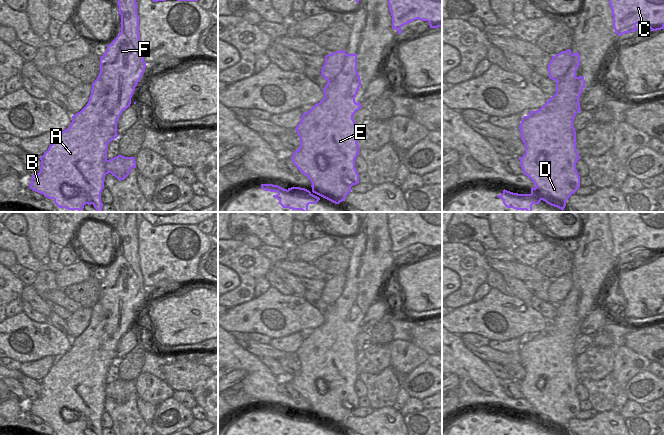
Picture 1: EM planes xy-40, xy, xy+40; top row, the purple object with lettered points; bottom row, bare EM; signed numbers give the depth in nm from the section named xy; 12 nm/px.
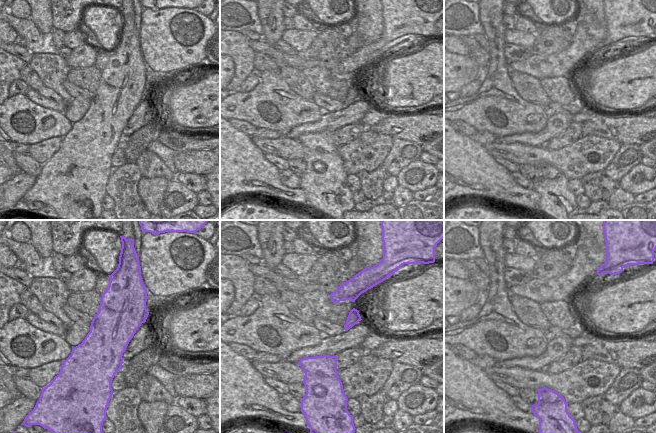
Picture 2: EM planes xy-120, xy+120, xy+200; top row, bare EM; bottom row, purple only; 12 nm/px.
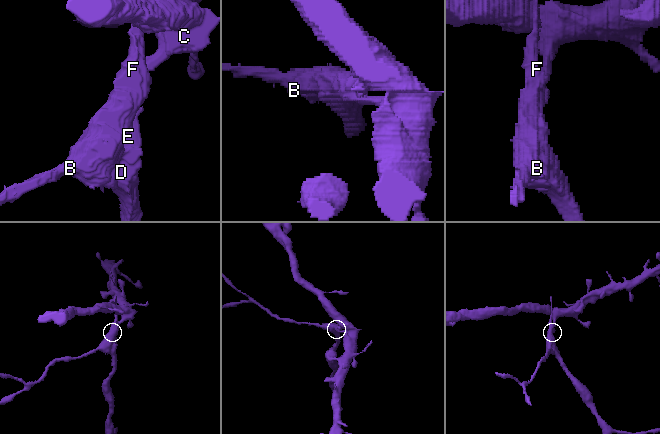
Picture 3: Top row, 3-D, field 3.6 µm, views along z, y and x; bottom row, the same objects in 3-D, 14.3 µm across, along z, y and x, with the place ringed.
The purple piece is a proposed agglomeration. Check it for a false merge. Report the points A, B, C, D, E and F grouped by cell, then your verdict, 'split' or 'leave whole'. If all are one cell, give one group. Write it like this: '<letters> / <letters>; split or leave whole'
A B D E F / C; split

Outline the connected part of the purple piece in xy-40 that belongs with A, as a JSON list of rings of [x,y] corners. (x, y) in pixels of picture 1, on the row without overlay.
[[[136,212],[119,214],[117,228],[118,238],[121,239],[121,256],[100,282],[100,297],[92,307],[89,325],[80,336],[72,340],[69,351],[56,358],[48,374],[40,381],[40,396],[31,402],[29,412],[53,423],[59,432],[81,436],[85,428],[92,428],[97,436],[102,436],[101,416],[105,400],[111,397],[118,404],[124,404],[131,393],[136,392],[134,381],[118,379],[107,383],[108,368],[119,360],[119,341],[130,330],[135,311],[146,292],[140,269]]]

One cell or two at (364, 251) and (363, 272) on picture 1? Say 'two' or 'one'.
one

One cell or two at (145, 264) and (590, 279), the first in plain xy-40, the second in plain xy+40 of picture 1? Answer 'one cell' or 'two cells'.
one cell

